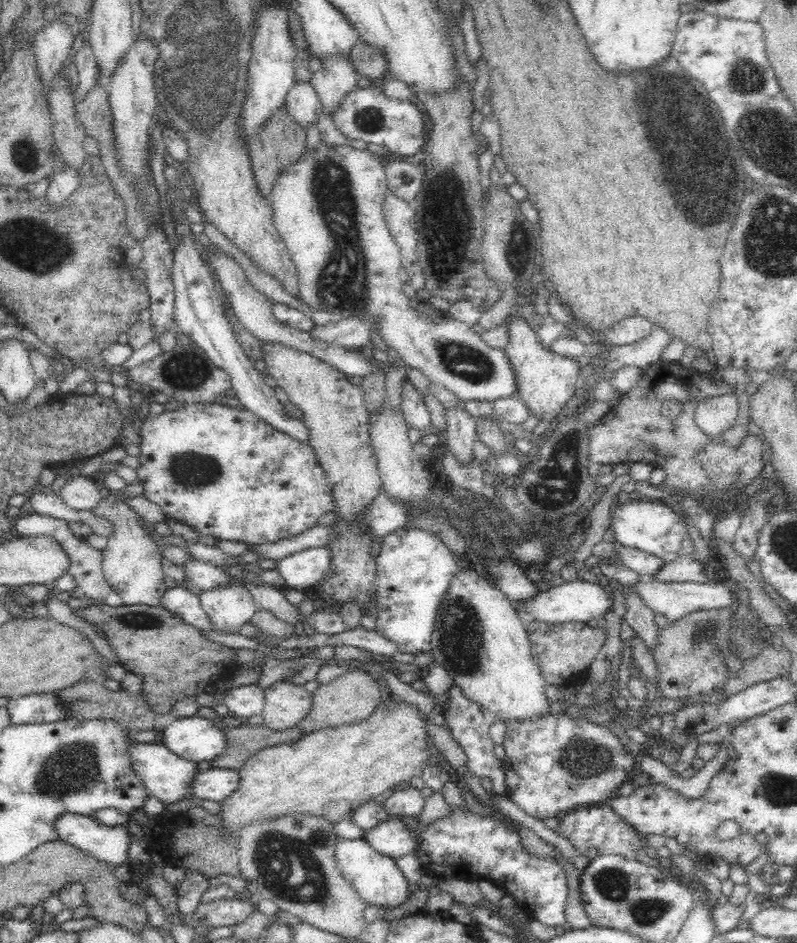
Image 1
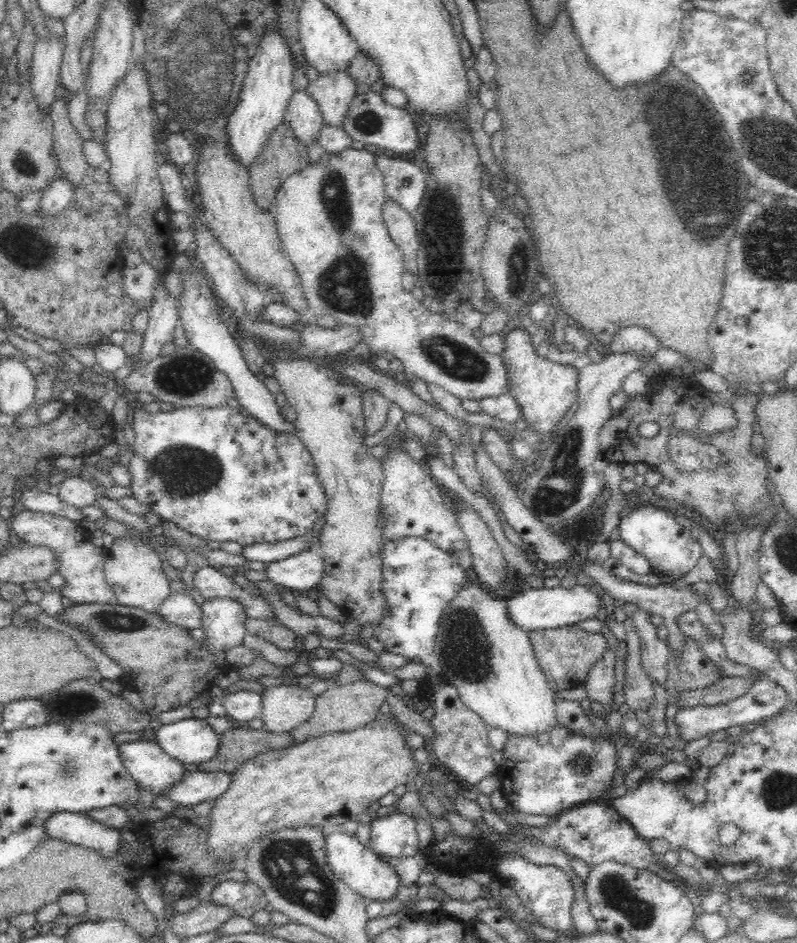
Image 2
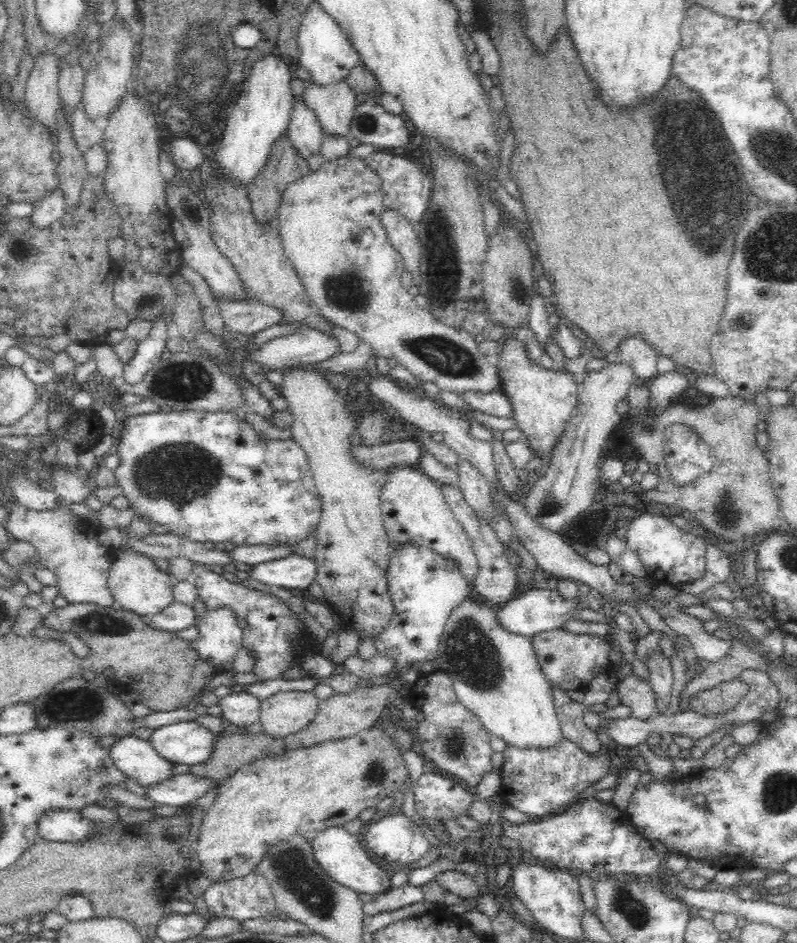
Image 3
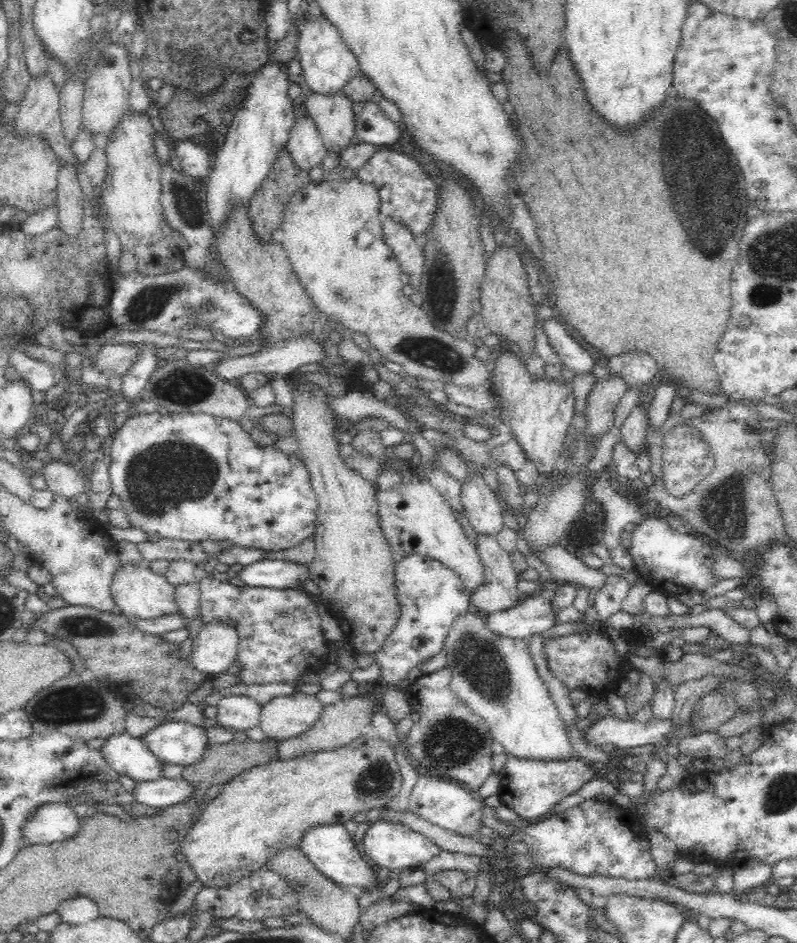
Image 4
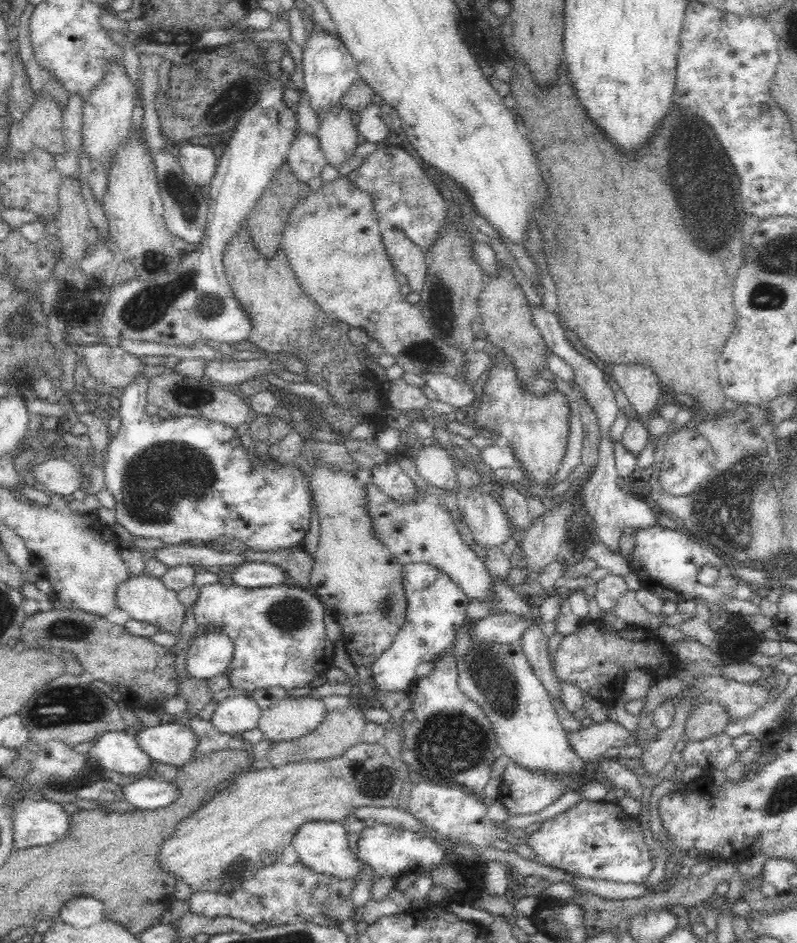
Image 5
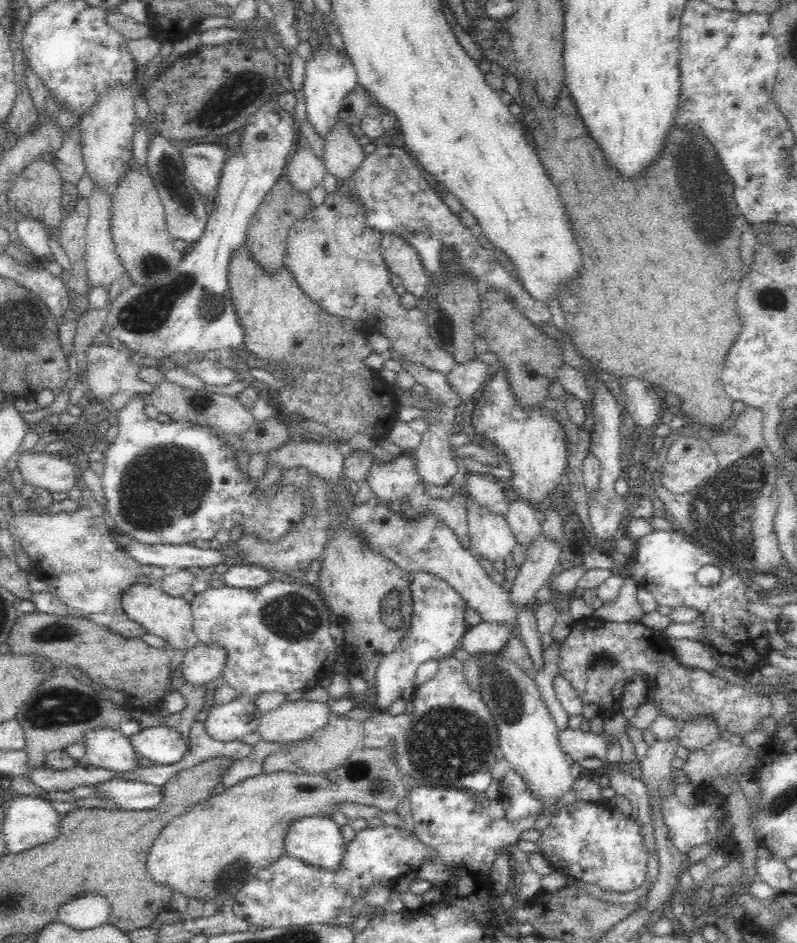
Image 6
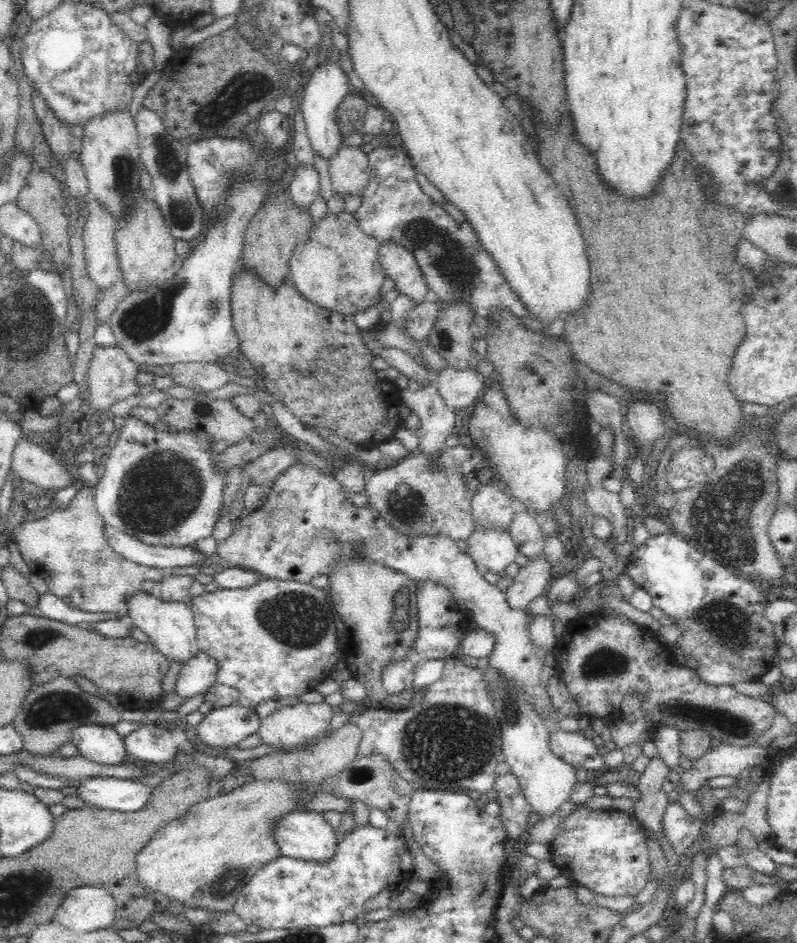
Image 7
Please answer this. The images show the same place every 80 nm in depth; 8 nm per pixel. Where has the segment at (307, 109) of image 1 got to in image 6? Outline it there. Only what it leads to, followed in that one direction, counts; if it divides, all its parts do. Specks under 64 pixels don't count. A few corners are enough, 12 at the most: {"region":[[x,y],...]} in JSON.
{"region":[[298,149],[285,173],[298,193],[323,185],[325,162]]}

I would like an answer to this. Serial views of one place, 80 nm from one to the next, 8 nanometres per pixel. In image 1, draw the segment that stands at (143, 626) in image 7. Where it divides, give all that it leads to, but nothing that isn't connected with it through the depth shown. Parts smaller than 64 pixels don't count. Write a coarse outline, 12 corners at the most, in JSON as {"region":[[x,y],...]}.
{"region":[[126,498],[93,509],[113,524],[103,573],[124,606],[160,607],[160,547]]}

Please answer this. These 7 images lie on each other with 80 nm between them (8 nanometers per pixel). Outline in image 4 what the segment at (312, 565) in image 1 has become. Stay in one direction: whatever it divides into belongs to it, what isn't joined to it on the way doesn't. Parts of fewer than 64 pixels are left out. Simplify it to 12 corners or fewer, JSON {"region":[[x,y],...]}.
{"region":[[262,559],[238,577],[251,587],[295,588],[309,568]]}

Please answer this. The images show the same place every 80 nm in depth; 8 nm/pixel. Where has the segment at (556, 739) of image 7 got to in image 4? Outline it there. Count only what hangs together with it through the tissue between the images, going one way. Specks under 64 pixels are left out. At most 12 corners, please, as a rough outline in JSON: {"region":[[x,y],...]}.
{"region":[[609,713],[582,739],[624,749],[661,742],[670,718],[622,721]]}

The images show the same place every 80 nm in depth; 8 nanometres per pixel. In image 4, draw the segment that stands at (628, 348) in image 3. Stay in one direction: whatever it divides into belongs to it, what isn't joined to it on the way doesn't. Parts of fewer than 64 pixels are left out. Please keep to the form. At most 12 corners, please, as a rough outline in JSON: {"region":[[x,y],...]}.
{"region":[[630,351],[606,359],[611,374],[624,379],[626,392],[641,392],[649,406],[659,372],[648,353]]}

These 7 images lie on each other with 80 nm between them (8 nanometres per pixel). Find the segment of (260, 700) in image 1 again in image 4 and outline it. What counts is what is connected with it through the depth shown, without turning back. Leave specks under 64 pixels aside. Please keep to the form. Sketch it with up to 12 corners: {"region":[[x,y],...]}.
{"region":[[244,695],[223,696],[216,724],[238,736],[257,726],[262,705]]}

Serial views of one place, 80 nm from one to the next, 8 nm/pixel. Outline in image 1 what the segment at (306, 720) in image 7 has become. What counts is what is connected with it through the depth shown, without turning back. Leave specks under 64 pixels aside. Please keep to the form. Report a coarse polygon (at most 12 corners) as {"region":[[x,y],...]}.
{"region":[[275,683],[264,690],[263,724],[277,731],[308,716],[304,686]]}

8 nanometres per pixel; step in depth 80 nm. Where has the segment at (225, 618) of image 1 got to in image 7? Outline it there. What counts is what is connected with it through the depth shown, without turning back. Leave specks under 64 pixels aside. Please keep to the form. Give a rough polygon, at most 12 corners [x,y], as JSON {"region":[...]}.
{"region":[[200,651],[181,666],[174,692],[184,700],[217,683],[216,659]]}

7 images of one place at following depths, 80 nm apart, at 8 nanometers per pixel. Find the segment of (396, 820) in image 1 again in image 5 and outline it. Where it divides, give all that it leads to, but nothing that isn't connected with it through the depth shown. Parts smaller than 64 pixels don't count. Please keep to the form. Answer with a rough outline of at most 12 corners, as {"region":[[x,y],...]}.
{"region":[[376,822],[358,832],[360,870],[393,878],[442,863],[420,833]]}

